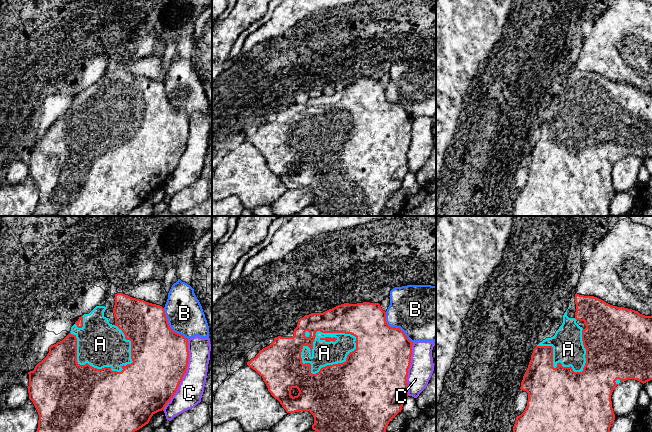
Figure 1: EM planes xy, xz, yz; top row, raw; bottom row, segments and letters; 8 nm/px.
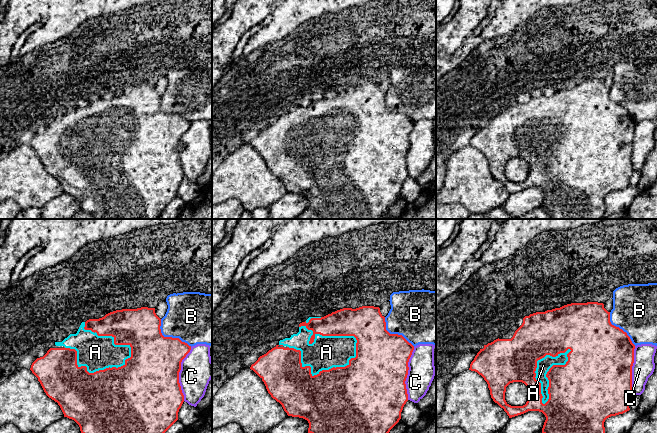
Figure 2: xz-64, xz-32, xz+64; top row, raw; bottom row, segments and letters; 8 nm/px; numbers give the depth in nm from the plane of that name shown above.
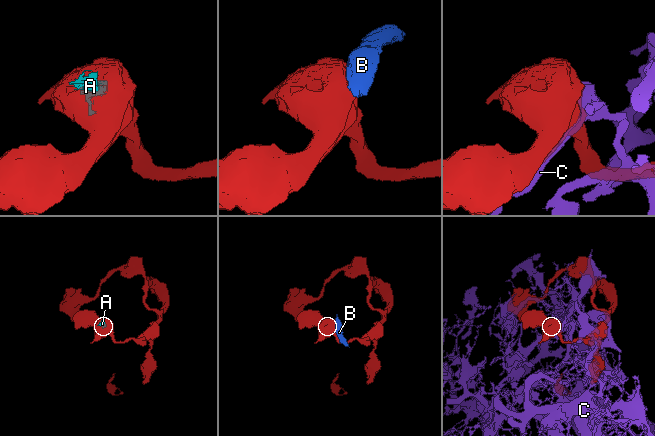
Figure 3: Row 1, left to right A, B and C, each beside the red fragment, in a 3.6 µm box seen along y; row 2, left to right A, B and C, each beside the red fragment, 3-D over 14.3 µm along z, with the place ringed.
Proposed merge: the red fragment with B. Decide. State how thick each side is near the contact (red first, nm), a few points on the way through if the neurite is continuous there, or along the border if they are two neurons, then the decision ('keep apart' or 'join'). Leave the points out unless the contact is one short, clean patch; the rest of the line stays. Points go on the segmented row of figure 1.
calibres 440 and 440 nm; keep apart

